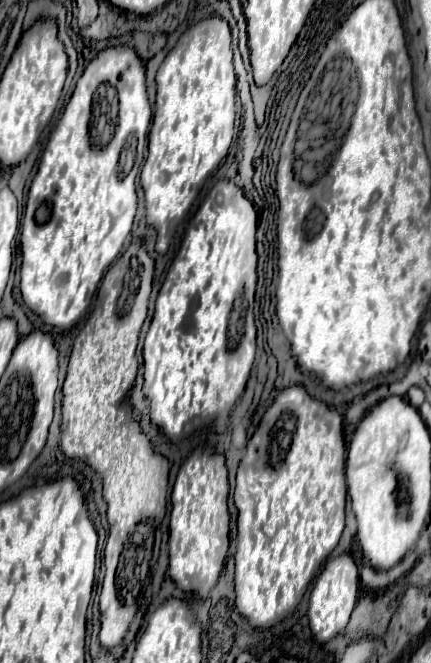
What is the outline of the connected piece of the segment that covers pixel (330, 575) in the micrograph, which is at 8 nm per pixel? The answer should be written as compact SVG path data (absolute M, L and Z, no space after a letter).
M341 554L341 556L327 560L309 590L307 618L309 618L309 626L317 642L331 640L347 626L351 610L357 600L357 592L359 592L359 568L353 562L353 558L349 554Z

